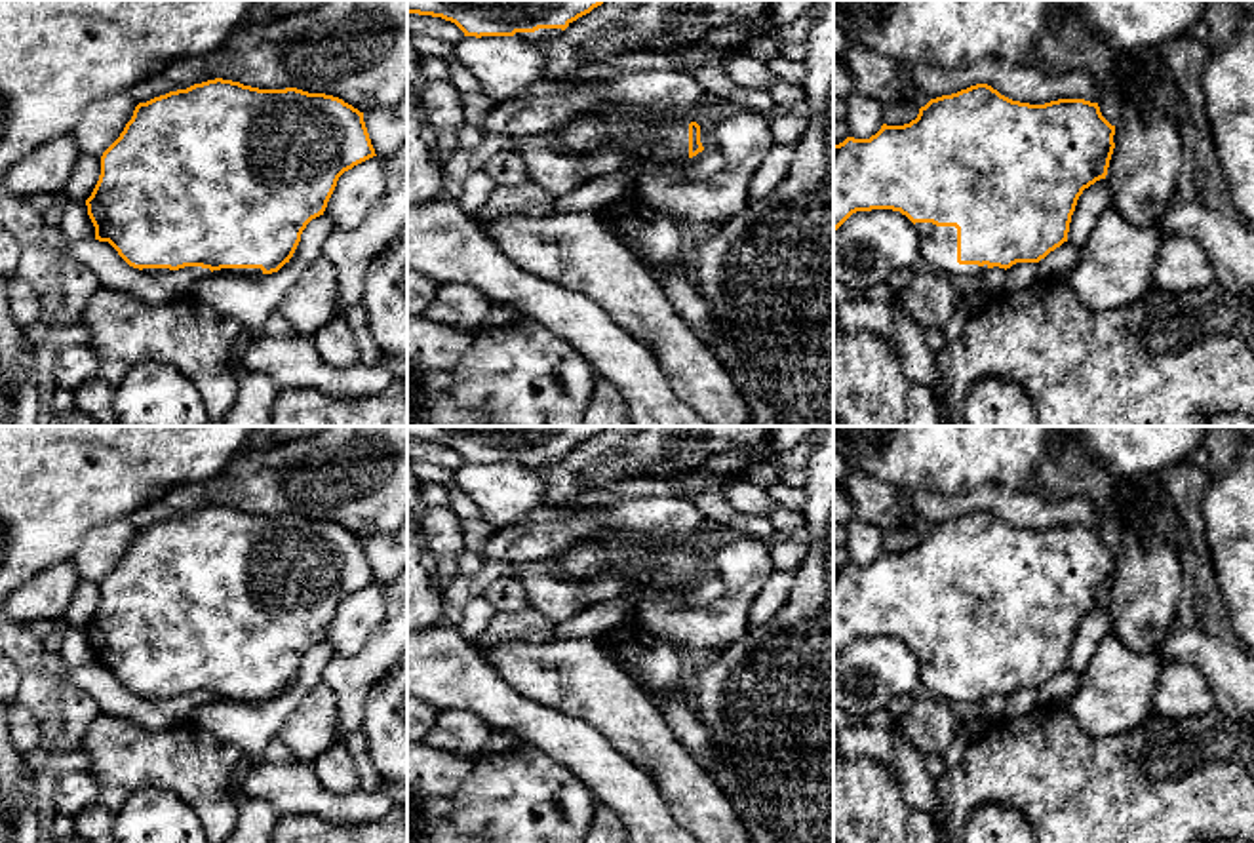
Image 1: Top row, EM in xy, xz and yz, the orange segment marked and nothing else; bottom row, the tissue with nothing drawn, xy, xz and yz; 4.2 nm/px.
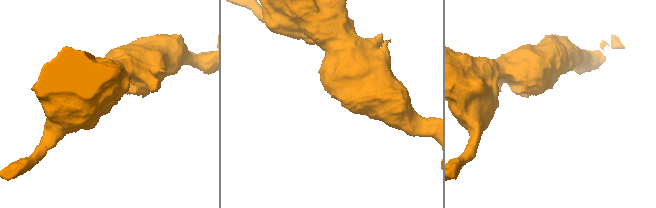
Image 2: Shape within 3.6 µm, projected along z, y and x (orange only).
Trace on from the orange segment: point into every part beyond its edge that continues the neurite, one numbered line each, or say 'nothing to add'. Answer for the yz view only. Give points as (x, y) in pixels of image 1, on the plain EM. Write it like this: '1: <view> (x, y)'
1: yz (939, 670)

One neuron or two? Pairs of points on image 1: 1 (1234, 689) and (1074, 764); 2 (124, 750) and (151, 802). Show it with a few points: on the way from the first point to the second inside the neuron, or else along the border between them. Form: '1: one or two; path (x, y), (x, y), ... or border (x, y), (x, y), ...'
1: two; border (1216, 708), (1234, 720)
2: two; border (187, 805), (166, 790), (139, 788), (115, 823)

